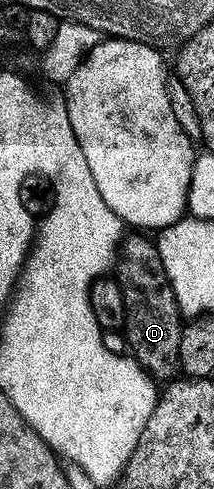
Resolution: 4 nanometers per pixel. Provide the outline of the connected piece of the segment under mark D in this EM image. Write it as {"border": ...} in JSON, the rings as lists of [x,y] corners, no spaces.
{"border":[[[146,233],[130,234],[118,244],[116,262],[112,267],[124,297],[124,334],[126,343],[130,346],[128,351],[146,370],[147,375],[158,381],[168,381],[180,371],[178,354],[184,316],[178,309],[174,291],[166,281],[164,261],[158,252],[157,242]]]}

